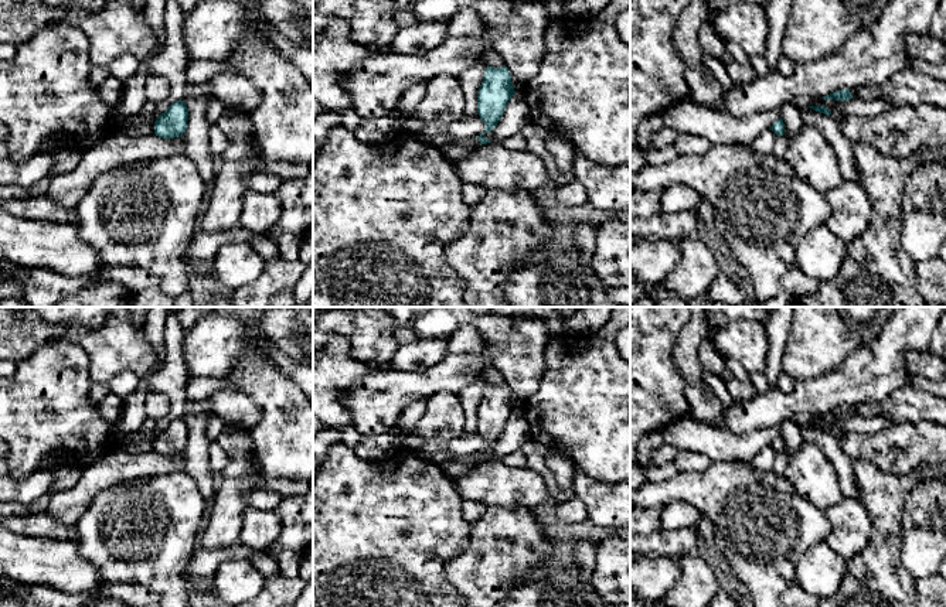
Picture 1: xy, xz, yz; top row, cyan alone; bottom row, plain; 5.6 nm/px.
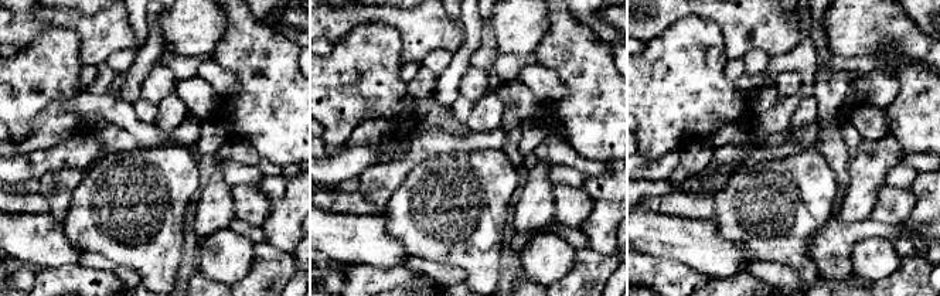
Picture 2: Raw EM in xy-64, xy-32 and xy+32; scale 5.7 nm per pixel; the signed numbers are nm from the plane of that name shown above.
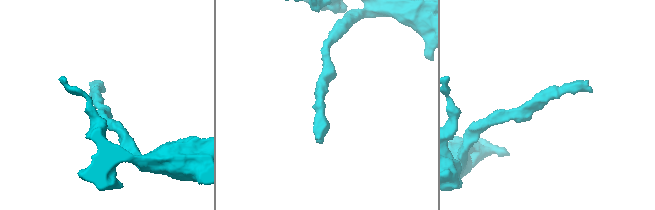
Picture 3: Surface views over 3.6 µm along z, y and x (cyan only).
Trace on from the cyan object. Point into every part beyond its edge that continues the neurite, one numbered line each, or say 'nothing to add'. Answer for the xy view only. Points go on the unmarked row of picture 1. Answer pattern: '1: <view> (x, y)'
nothing to add

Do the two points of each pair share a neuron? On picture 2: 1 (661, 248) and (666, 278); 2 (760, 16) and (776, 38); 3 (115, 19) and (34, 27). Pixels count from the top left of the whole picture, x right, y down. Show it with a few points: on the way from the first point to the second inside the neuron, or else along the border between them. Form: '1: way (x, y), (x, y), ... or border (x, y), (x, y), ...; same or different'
1: border (642, 251), (657, 258), (681, 261), (694, 271); different
2: way (760, 21), (772, 33); same
3: way (95, 21), (54, 20); same

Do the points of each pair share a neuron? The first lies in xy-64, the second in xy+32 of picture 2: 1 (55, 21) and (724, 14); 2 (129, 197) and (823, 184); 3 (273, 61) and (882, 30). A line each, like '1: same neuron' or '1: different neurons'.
1: same neuron
2: same neuron
3: different neurons

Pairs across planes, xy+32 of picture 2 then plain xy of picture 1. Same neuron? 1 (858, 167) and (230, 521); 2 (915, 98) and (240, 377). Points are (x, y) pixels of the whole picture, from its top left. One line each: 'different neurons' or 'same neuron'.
1: same neuron
2: same neuron

